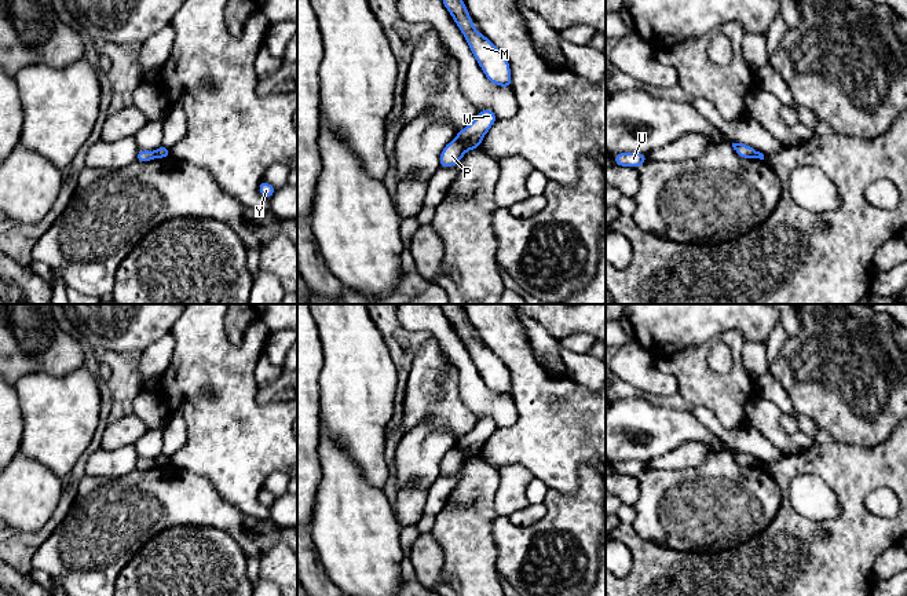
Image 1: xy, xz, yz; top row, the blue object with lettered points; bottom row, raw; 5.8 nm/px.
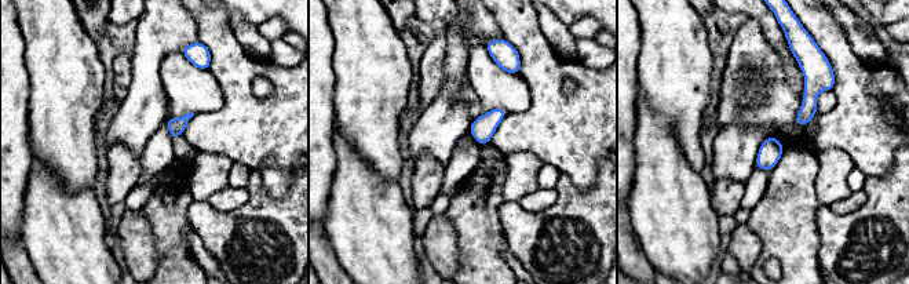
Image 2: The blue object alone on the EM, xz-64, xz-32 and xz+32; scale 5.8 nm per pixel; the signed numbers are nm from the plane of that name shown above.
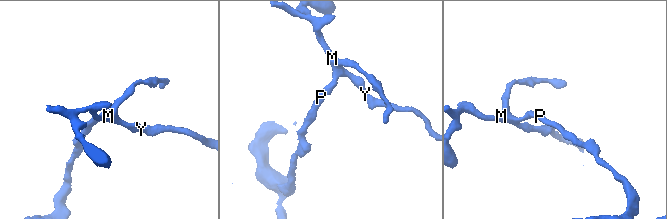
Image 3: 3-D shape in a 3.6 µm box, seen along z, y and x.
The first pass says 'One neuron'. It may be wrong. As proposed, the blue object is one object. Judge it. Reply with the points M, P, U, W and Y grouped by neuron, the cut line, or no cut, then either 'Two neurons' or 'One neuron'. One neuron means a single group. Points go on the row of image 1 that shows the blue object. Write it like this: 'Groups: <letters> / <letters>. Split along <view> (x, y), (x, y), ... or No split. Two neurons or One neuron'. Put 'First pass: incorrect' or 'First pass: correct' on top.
First pass: incorrect
Groups: M U W Y / P. Split along xz (456, 138), (467, 150). Two neurons

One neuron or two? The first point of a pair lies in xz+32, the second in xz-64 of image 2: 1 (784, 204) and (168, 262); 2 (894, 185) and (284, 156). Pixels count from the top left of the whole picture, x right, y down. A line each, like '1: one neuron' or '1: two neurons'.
1: one neuron
2: two neurons

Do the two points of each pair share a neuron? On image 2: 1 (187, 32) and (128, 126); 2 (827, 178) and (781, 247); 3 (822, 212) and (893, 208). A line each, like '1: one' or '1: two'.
1: one
2: two
3: one

